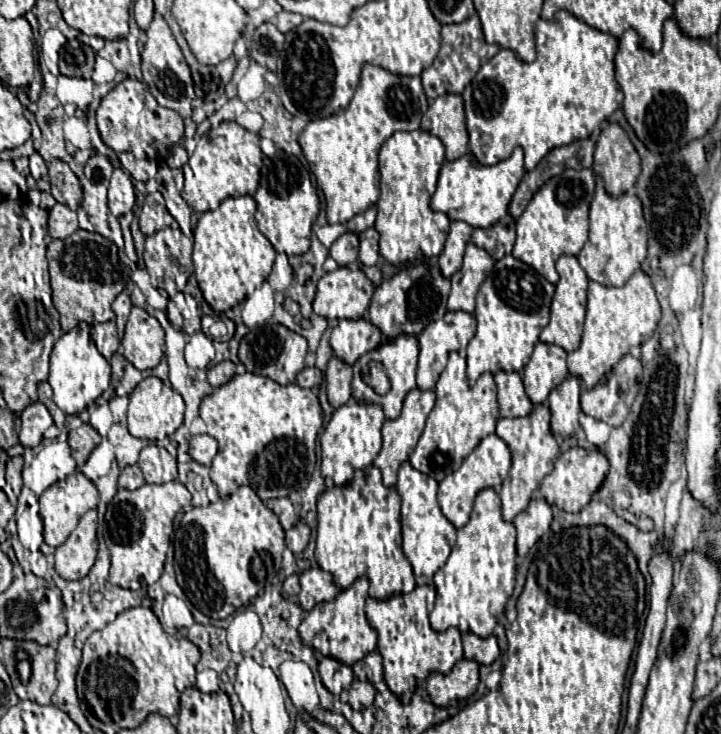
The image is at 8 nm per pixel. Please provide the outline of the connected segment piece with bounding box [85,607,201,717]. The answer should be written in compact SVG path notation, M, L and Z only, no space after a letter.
M133 607L119 613L103 631L95 631L85 647L89 651L87 655L97 663L103 655L123 655L123 659L139 671L139 707L151 707L151 713L165 717L179 713L179 695L183 689L195 685L195 665L201 657L189 639L165 633L155 613L147 607Z

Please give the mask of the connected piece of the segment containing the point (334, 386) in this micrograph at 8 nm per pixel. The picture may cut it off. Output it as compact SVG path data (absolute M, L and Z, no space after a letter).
M337 357L329 361L325 383L327 383L327 399L331 407L341 407L351 399L351 365L345 365Z

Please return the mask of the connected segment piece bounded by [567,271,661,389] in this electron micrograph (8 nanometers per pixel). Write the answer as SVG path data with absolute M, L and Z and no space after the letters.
M637 271L623 287L603 287L599 283L589 283L589 303L587 303L587 317L585 317L585 331L583 341L577 351L567 355L567 369L569 375L581 379L587 389L595 387L615 367L615 363L629 353L631 347L641 345L647 341L659 323L661 307L657 303L651 279Z

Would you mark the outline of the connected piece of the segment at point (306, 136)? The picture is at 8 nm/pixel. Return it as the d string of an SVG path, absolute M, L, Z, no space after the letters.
M365 65L361 83L349 107L327 119L311 121L299 137L305 159L325 195L329 223L347 223L379 199L377 155L381 145L397 131L415 131L427 111L421 77L393 75L381 67Z

